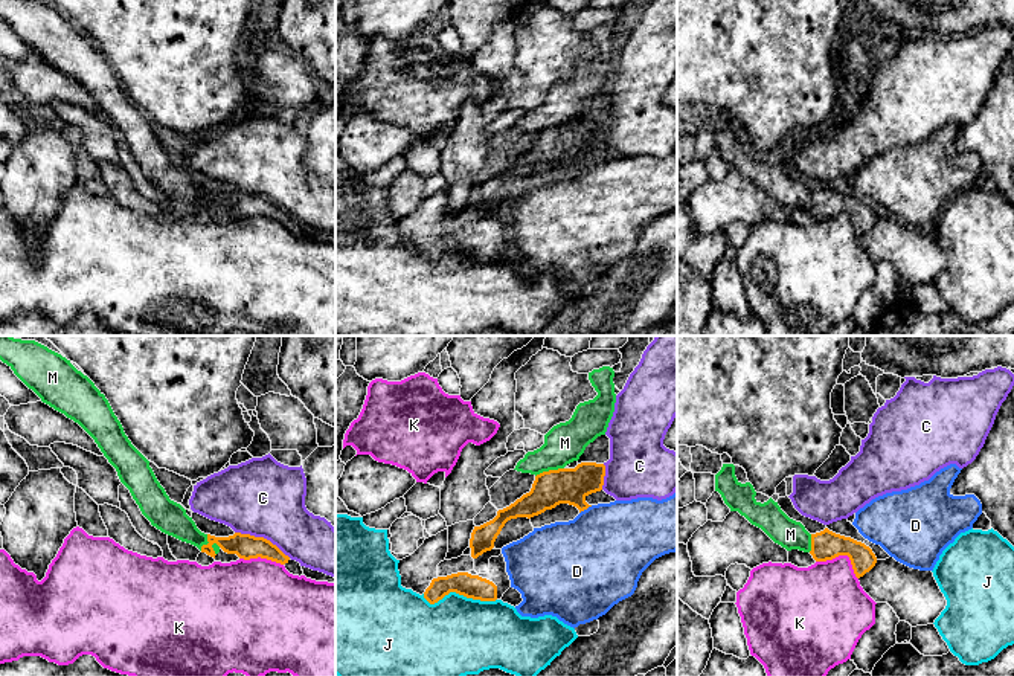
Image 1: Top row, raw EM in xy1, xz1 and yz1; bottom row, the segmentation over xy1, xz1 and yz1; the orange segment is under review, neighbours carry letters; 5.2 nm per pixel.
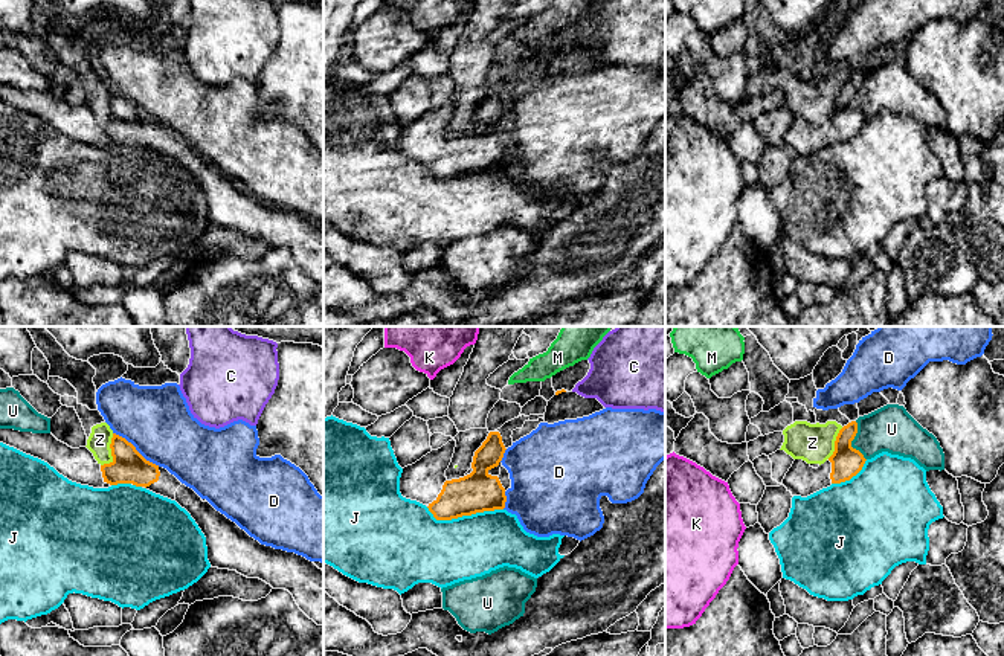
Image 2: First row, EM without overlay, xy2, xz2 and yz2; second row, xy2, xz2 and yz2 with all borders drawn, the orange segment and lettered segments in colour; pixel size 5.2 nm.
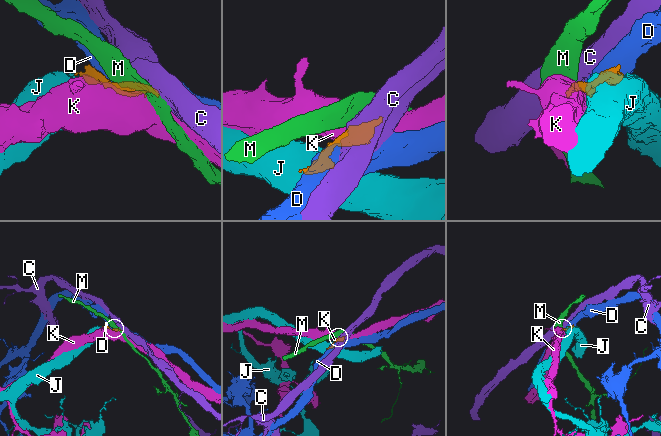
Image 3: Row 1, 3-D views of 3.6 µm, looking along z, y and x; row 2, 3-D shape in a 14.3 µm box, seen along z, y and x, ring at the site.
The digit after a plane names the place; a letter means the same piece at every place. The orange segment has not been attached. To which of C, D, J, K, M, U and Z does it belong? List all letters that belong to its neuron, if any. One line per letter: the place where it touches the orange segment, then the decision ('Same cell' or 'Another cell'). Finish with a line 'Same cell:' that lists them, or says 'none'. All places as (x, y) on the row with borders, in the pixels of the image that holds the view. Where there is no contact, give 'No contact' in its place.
C: Touches orange at xy1 (263, 537). Another cell
D: Touches orange at xy2 (135, 449). Another cell
J: Touches orange at xz2 (464, 514). Another cell
K: Touches orange at yz1 (843, 554). Another cell
M: Touches orange at xz1 (549, 470). Another cell
U: Touches orange at yz2 (852, 440). Another cell
Z: Touches orange at xy2 (112, 452). Another cell
Same cell: none

